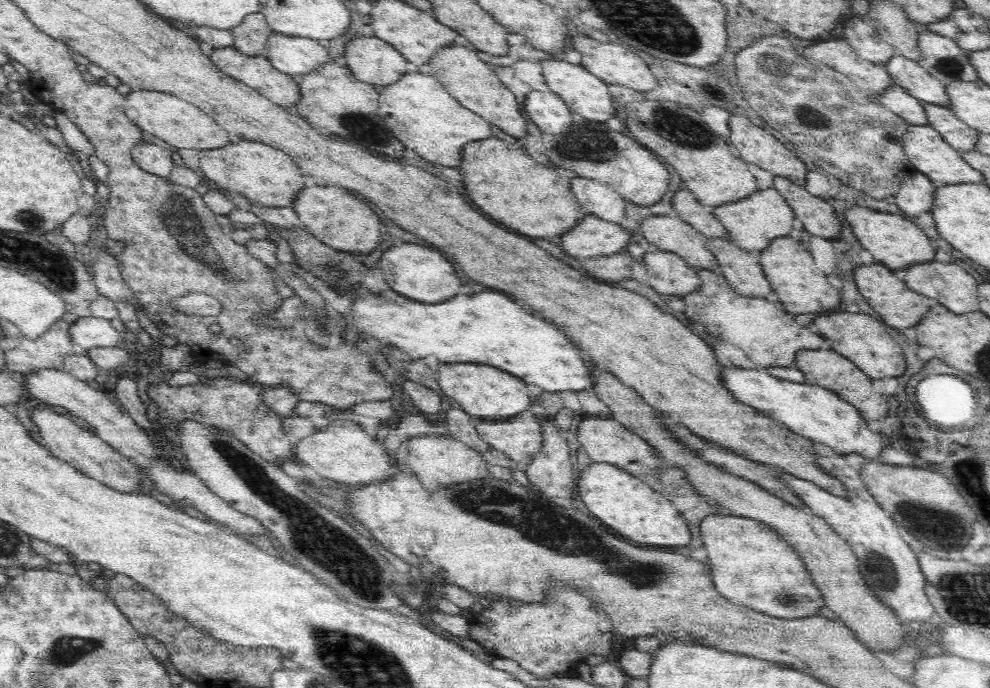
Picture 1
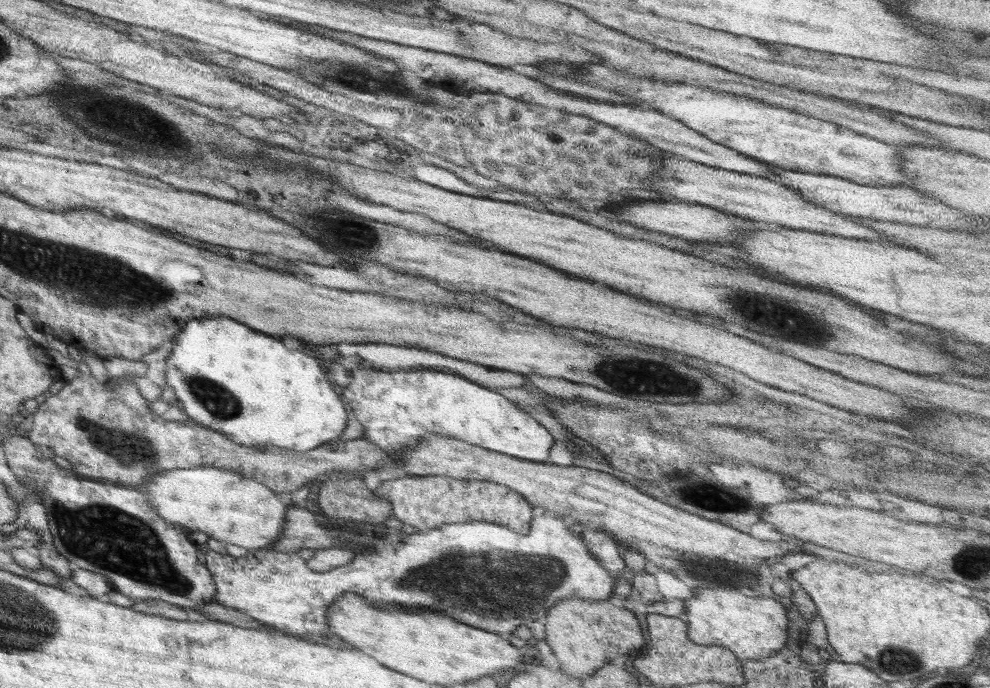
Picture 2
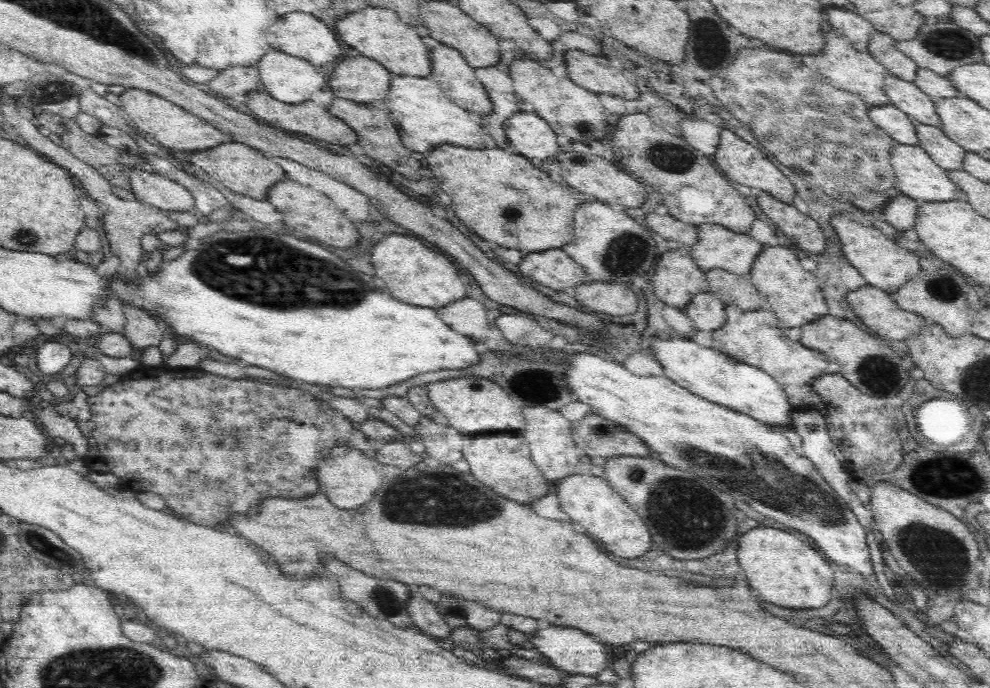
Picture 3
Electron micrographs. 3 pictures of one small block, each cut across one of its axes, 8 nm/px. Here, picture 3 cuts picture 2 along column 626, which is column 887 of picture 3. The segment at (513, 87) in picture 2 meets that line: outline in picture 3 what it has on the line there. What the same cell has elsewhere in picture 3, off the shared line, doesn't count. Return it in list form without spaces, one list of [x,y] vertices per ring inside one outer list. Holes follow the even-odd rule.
[[[892,104],[868,107],[866,113],[876,127],[889,134],[895,144],[917,145],[915,121]]]

